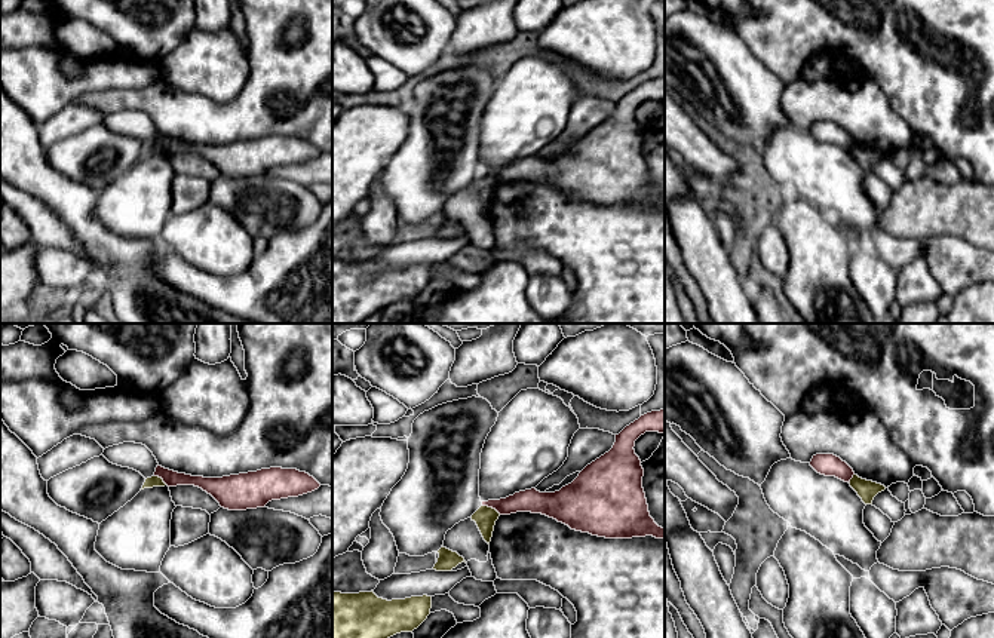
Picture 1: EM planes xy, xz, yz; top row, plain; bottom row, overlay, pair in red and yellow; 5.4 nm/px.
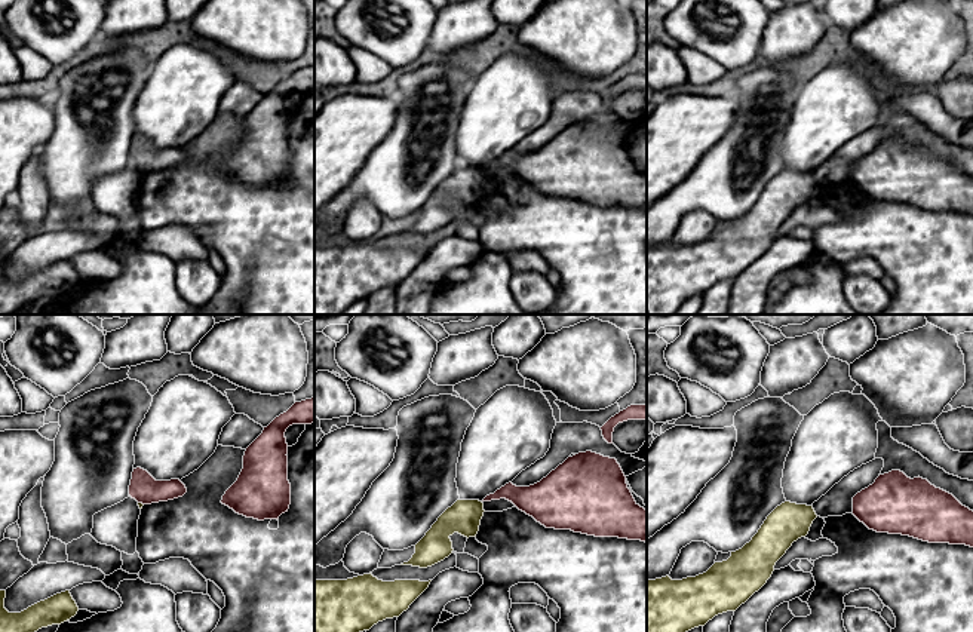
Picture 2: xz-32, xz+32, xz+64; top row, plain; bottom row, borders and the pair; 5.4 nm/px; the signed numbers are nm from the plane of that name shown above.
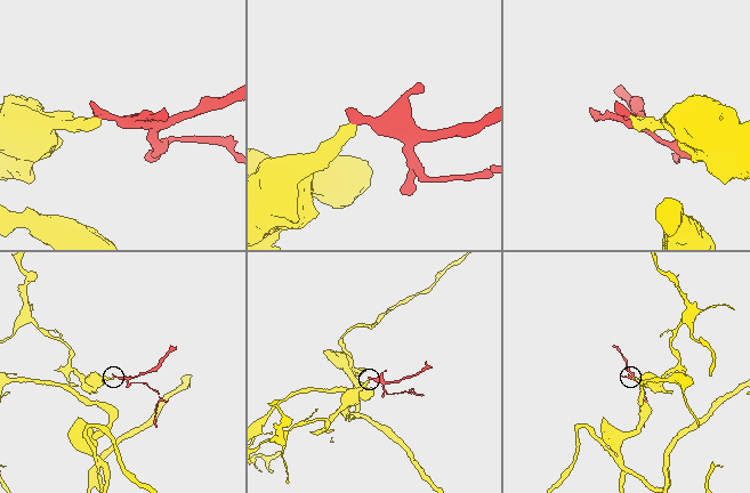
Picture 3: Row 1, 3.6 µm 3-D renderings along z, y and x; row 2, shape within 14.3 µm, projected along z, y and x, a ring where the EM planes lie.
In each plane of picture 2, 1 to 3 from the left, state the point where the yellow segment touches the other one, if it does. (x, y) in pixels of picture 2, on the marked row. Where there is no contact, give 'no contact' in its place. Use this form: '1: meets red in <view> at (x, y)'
1: meets red in xz-32 at (141, 502)
2: no contact
3: no contact

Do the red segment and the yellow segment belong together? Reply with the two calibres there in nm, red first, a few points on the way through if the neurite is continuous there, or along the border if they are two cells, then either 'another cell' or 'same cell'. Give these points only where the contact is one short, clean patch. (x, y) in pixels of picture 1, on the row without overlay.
130 nm thick on the red side, 120 nm on the other; border along xz (482, 172), (491, 174), (500, 181); another cell

